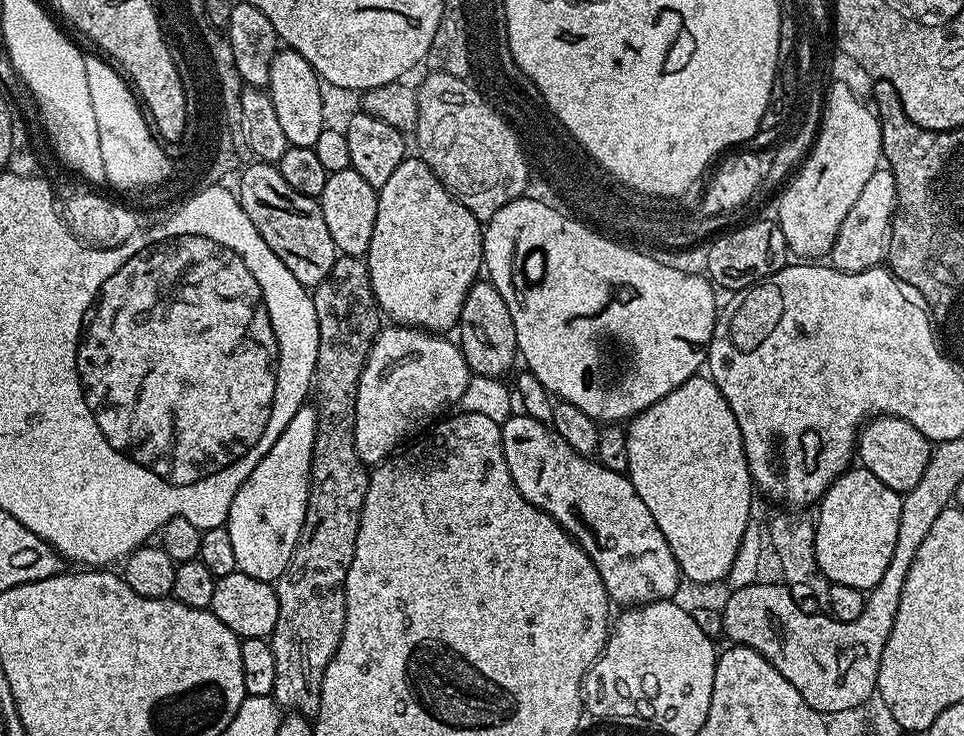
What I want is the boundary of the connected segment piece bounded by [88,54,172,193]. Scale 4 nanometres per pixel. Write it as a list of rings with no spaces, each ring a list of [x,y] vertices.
[[[96,54],[88,60],[88,72],[92,72],[92,104],[96,104],[96,120],[100,120],[104,164],[108,164],[108,176],[116,180],[116,190],[140,192],[143,188],[158,187],[171,174],[172,160],[164,153],[165,145],[154,135],[131,83],[107,59]]]

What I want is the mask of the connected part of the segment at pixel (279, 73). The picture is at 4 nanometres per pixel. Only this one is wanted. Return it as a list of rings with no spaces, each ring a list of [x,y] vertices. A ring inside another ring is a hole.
[[[289,48],[279,49],[271,63],[270,78],[266,89],[277,119],[283,129],[289,147],[306,146],[312,148],[324,129],[322,122],[321,80],[316,71],[296,51]]]

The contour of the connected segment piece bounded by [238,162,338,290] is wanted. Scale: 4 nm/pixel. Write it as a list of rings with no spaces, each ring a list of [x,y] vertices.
[[[252,162],[239,173],[238,199],[246,218],[254,222],[258,234],[282,258],[286,270],[298,278],[298,282],[309,290],[315,290],[330,274],[338,255],[334,238],[326,230],[326,218],[322,218],[319,203],[306,194],[298,194],[286,178],[282,178],[275,163]]]

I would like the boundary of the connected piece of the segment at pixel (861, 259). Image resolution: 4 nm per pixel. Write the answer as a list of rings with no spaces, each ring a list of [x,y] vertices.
[[[881,166],[874,170],[874,174],[870,174],[866,186],[862,186],[862,194],[858,194],[858,202],[850,206],[850,214],[846,214],[846,219],[842,221],[830,253],[831,267],[837,268],[840,272],[861,272],[881,267],[888,259],[892,220],[895,216],[894,174],[891,168]]]

